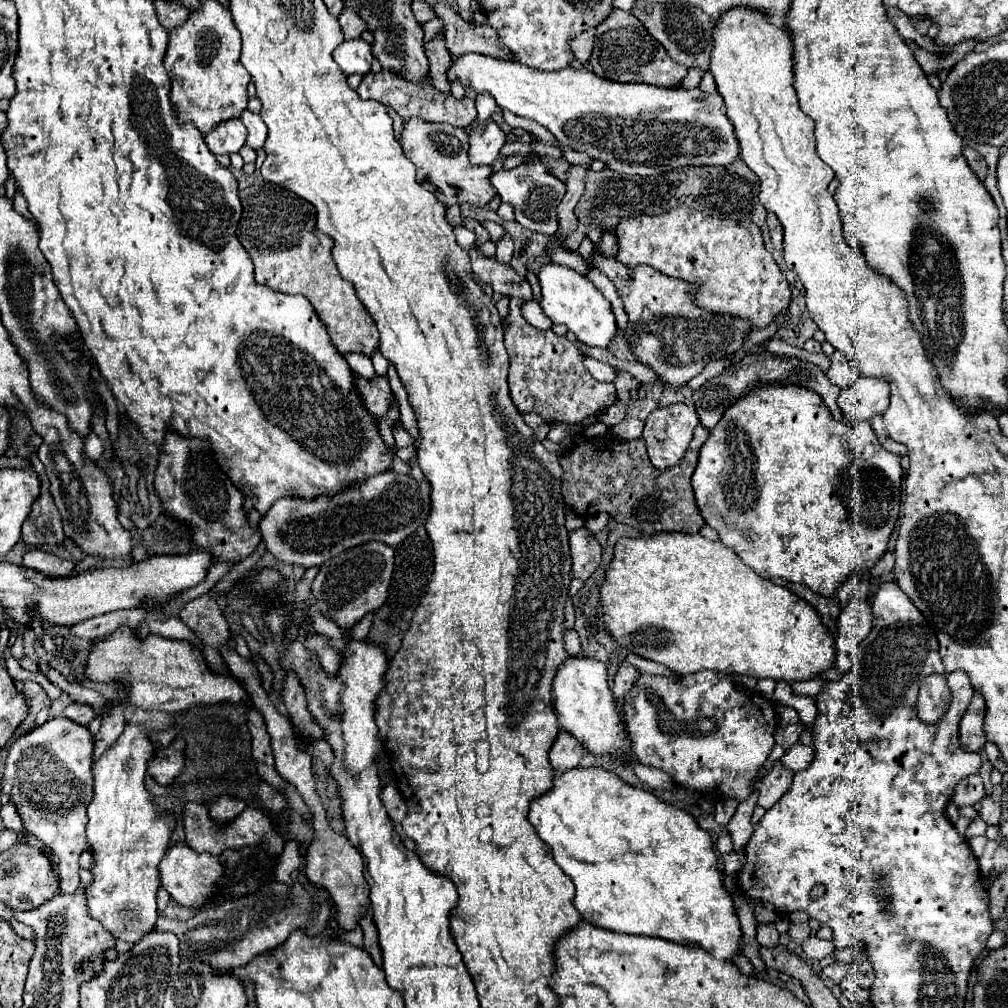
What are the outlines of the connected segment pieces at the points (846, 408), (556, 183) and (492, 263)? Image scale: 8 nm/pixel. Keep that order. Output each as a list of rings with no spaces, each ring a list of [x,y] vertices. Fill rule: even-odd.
[[[859,376],[849,388],[841,390],[837,404],[847,422],[855,426],[887,410],[889,390],[881,378]]]
[[[537,160],[535,164],[527,164],[527,166],[517,166],[513,170],[499,170],[491,176],[491,186],[497,190],[501,202],[507,202],[515,208],[515,220],[533,232],[551,236],[557,230],[557,216],[555,216],[555,208],[561,202],[563,194],[565,194],[565,184],[557,178],[553,178],[545,166],[541,164],[541,160]]]
[[[475,246],[469,250],[469,256],[475,276],[479,276],[485,284],[489,284],[495,292],[505,296],[515,296],[525,302],[531,300],[529,282],[525,278],[521,282],[521,276],[511,266],[503,266],[495,258],[485,258],[483,254],[479,254]]]

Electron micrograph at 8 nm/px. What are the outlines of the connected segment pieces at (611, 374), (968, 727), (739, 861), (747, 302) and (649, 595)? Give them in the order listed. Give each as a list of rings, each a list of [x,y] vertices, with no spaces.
[[[589,356],[587,359],[584,359],[584,365],[593,378],[600,382],[613,382],[618,371],[616,368],[611,367],[611,365]]]
[[[975,692],[961,724],[959,724],[959,738],[961,748],[967,752],[979,752],[983,748],[985,732],[983,732],[983,718],[985,718],[985,700],[981,694]]]
[[[732,852],[723,856],[724,873],[726,875],[736,875],[745,863],[743,853]]]
[[[679,206],[661,216],[623,218],[615,228],[615,236],[619,244],[617,262],[631,268],[645,264],[671,278],[687,280],[697,286],[691,290],[695,306],[743,318],[753,330],[769,326],[773,316],[791,302],[789,284],[767,252],[761,230],[751,222],[739,224]]]
[[[659,532],[655,536],[647,538],[629,538],[623,536],[615,544],[613,560],[605,570],[605,582],[601,586],[599,602],[603,608],[603,628],[605,632],[627,652],[633,652],[641,658],[665,664],[675,674],[691,674],[699,670],[715,670],[715,672],[727,672],[727,674],[745,674],[753,678],[773,678],[773,680],[809,680],[819,676],[819,672],[833,666],[833,636],[827,632],[827,628],[821,624],[821,618],[815,614],[815,610],[799,596],[795,596],[791,590],[773,584],[771,580],[759,576],[753,568],[747,568],[739,556],[735,556],[733,548],[727,548],[721,540],[707,540],[701,534],[683,534],[683,532]]]

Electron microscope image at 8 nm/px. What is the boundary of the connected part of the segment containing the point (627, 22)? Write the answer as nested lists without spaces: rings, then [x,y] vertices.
[[[613,10],[611,16],[597,26],[593,56],[589,64],[601,78],[615,82],[643,82],[651,86],[677,86],[687,74],[687,68],[673,62],[665,48],[649,36],[641,20],[625,10]]]

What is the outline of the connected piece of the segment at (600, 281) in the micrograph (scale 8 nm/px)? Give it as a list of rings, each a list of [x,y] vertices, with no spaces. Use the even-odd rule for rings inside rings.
[[[589,270],[589,272],[585,274],[585,278],[587,278],[589,282],[593,282],[593,286],[611,302],[613,314],[615,314],[615,318],[617,318],[617,326],[623,330],[625,324],[627,324],[627,314],[625,314],[625,310],[623,310],[623,302],[619,300],[619,294],[617,294],[615,286],[611,284],[611,280],[609,280],[607,276],[603,276],[599,270]]]

